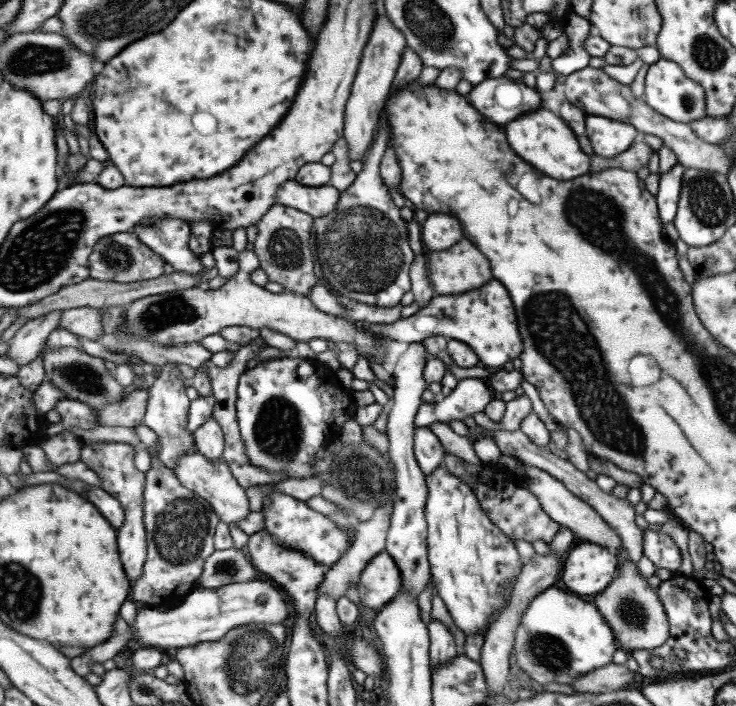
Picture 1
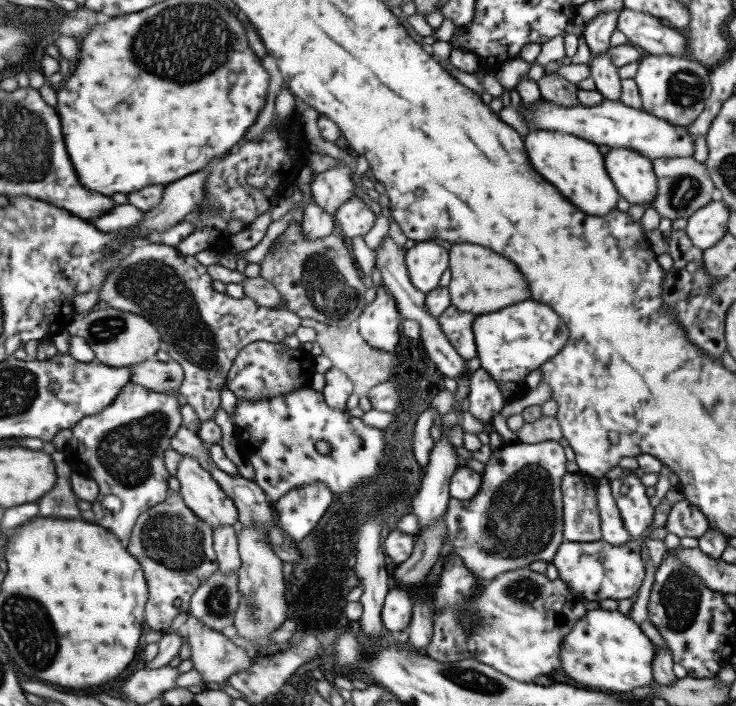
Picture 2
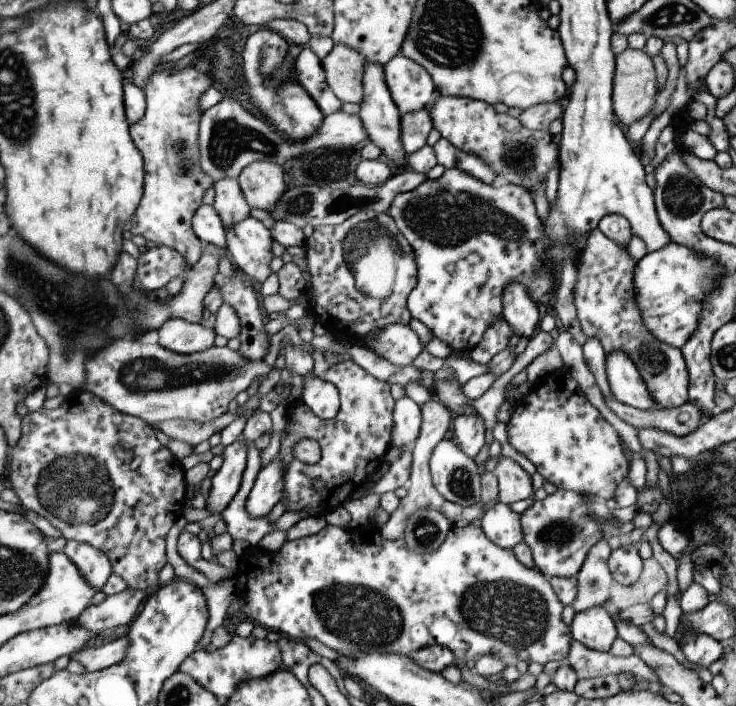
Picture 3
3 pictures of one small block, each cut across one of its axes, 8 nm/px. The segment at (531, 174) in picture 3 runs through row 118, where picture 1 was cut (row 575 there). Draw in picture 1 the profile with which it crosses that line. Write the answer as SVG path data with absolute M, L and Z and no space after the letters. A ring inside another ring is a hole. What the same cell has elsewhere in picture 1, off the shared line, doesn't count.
M443 466L425 474L425 482L429 490L425 524L431 582L463 636L481 634L487 628L489 616L503 608L503 588L519 576L525 562L519 558L511 540L485 518L473 490L463 480L451 476Z

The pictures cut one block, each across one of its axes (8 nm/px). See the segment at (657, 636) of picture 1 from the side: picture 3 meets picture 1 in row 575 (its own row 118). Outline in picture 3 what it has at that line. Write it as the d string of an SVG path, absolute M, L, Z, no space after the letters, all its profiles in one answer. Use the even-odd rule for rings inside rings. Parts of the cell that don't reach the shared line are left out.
M623 50L619 56L615 56L615 74L613 74L613 114L617 124L625 130L629 124L637 122L641 116L645 116L655 106L655 68L653 60L643 54L643 50Z

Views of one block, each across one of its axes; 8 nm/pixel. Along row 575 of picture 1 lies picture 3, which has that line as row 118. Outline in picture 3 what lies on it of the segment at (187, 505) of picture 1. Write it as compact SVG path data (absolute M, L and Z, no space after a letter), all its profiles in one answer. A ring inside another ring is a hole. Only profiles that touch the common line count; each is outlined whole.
M177 66L161 68L145 88L145 118L137 126L131 126L131 136L139 150L143 150L143 160L147 164L147 190L143 194L143 204L133 218L135 234L141 236L147 246L169 246L179 250L193 266L203 258L205 246L195 234L195 214L203 210L207 190L215 188L213 176L203 170L203 150L199 140L203 116L207 112L201 110L199 100L213 82L215 76L211 70L197 72L193 66L183 70Z

